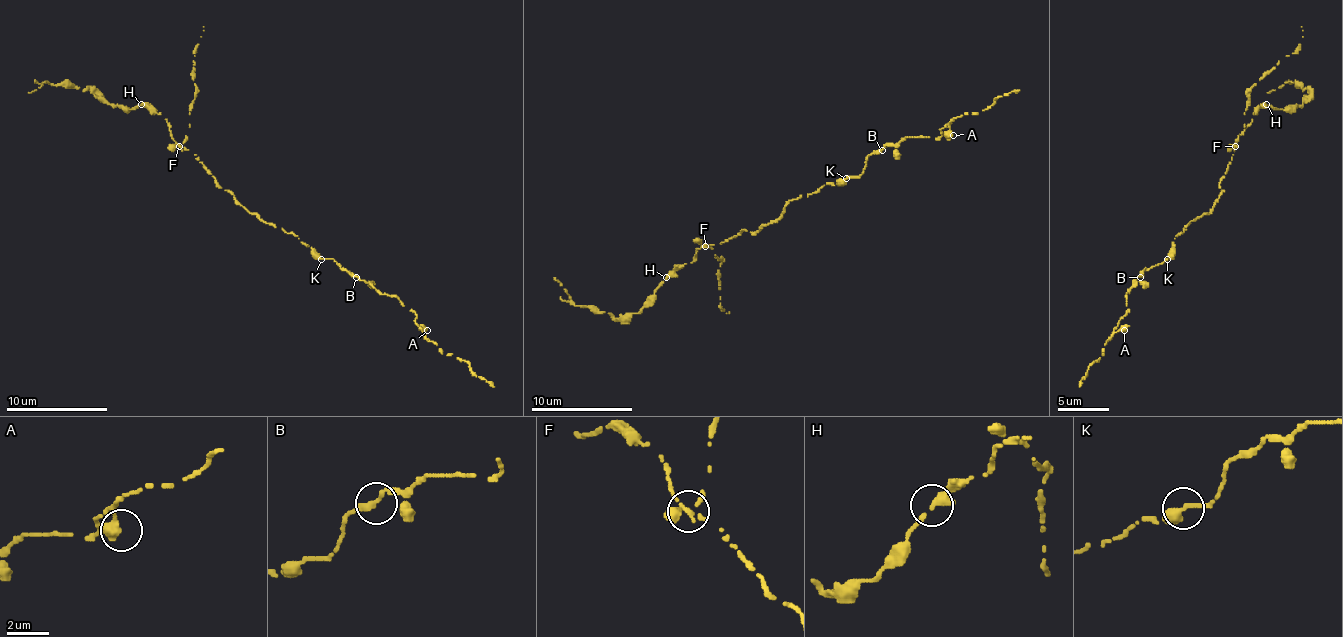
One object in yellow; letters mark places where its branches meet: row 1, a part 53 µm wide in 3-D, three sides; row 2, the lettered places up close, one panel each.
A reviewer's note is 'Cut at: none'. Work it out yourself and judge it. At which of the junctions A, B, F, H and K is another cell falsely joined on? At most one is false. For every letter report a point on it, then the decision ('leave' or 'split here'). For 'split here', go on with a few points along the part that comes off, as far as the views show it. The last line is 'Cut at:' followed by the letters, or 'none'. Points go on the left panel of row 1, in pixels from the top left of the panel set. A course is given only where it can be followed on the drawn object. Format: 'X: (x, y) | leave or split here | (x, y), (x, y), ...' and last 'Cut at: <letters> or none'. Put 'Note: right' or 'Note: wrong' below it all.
A: (427, 330) | leave
B: (356, 277) | leave
F: (179, 146) | split here | (179, 145), (189, 127), (196, 92), (194, 51), (204, 26)
H: (141, 104) | leave
K: (321, 259) | leave
Cut at: F
Note: wrong

